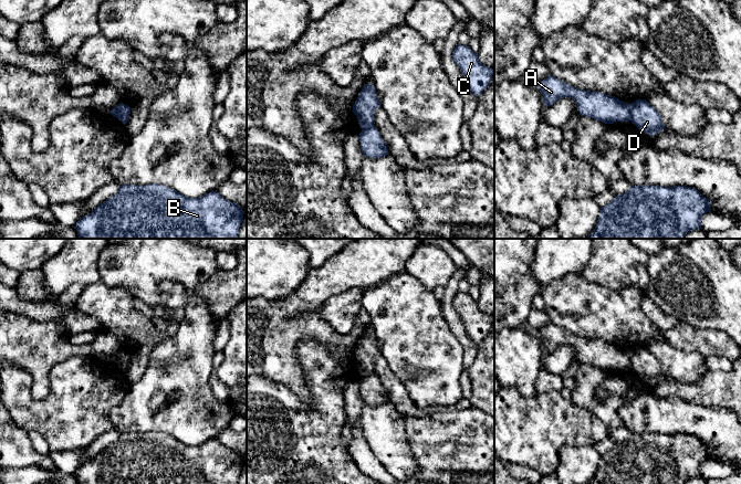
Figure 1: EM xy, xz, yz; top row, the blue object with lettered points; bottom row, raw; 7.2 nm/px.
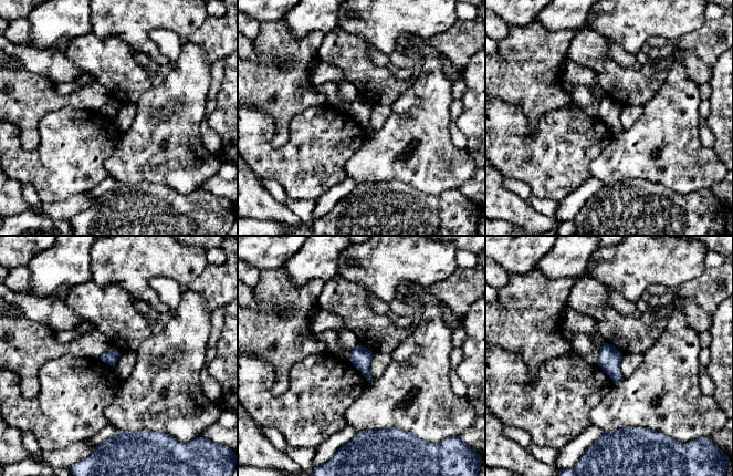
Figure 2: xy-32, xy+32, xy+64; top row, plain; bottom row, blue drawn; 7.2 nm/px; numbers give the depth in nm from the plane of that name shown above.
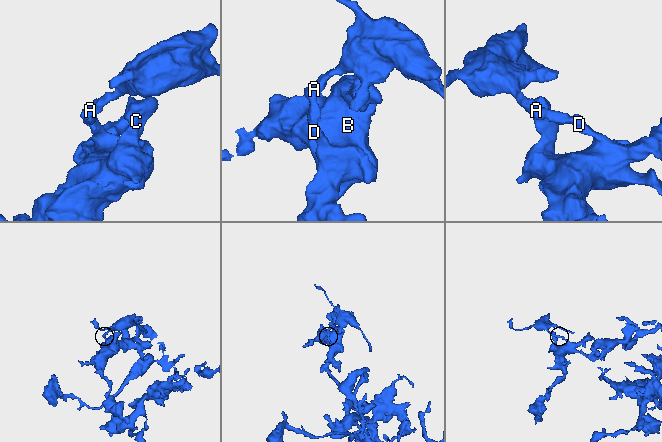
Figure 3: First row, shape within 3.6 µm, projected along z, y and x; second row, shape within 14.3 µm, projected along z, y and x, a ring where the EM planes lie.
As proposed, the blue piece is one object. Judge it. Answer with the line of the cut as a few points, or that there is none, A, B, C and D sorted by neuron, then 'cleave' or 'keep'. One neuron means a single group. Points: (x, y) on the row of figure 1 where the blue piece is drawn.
cut in yz along (628, 105), (630, 119); A / B C D; cleave

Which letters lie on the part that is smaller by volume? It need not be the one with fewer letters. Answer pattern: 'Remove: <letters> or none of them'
Remove: A

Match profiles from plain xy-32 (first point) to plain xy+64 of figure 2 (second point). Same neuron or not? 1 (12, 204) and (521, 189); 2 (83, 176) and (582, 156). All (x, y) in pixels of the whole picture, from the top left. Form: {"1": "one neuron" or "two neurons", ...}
{"1": "two neurons", "2": "one neuron"}

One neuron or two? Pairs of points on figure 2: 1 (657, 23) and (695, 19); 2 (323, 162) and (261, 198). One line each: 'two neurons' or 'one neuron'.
1: one neuron
2: two neurons

